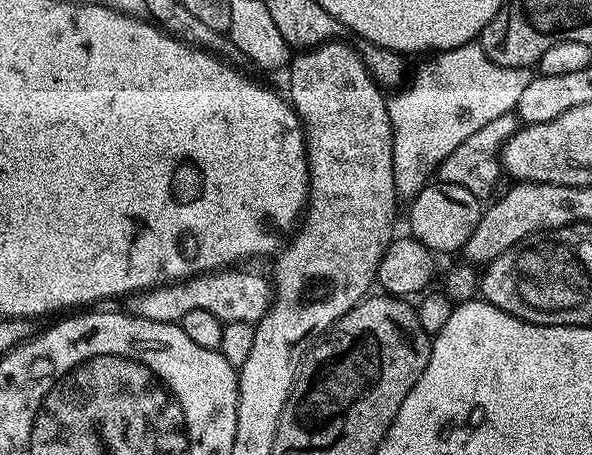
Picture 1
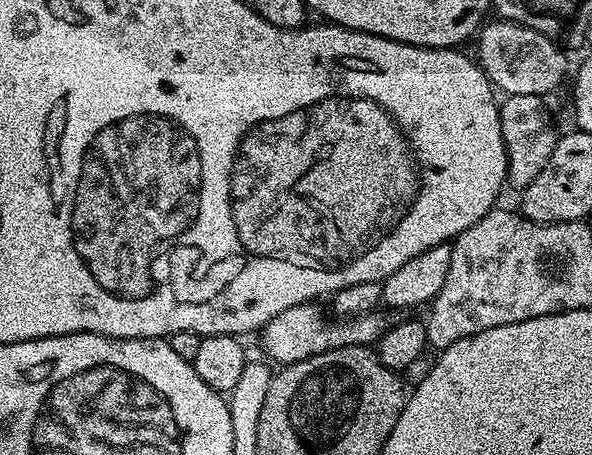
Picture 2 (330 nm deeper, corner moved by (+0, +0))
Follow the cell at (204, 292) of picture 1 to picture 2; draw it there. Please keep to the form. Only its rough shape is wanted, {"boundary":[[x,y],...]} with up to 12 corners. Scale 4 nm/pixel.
{"boundary":[[316,302],[290,306],[258,336],[283,366],[372,346],[379,311],[327,320]]}

